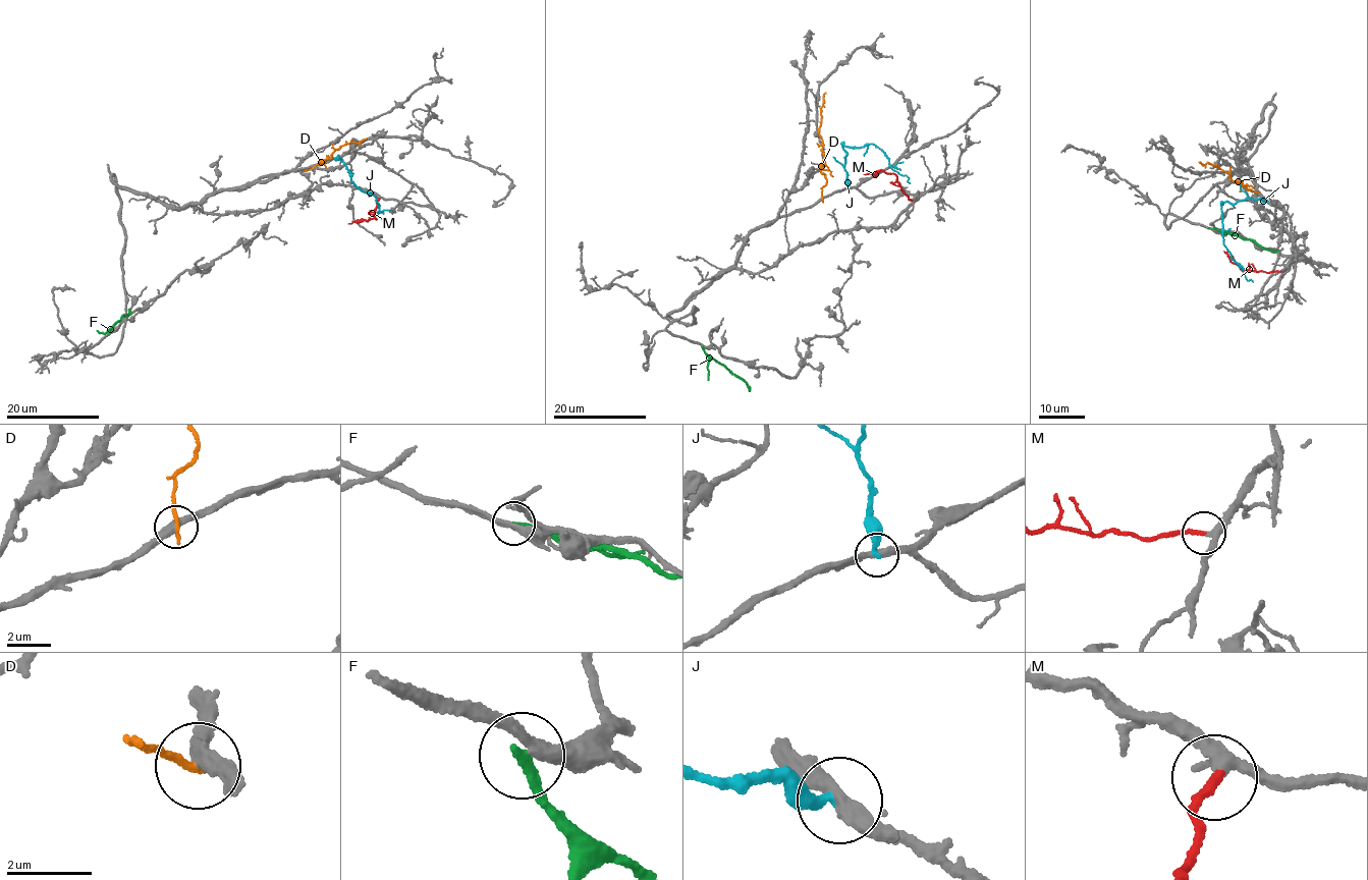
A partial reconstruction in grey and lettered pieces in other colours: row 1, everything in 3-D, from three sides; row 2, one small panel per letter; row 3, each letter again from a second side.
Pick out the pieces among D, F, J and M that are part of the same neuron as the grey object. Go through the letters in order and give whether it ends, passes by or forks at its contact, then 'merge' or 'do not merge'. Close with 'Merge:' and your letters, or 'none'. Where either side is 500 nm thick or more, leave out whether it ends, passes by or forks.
D: it ends | do not merge
F: it ends | do not merge
J: it ends | do not merge
M: it ends | merge
Merge: M

